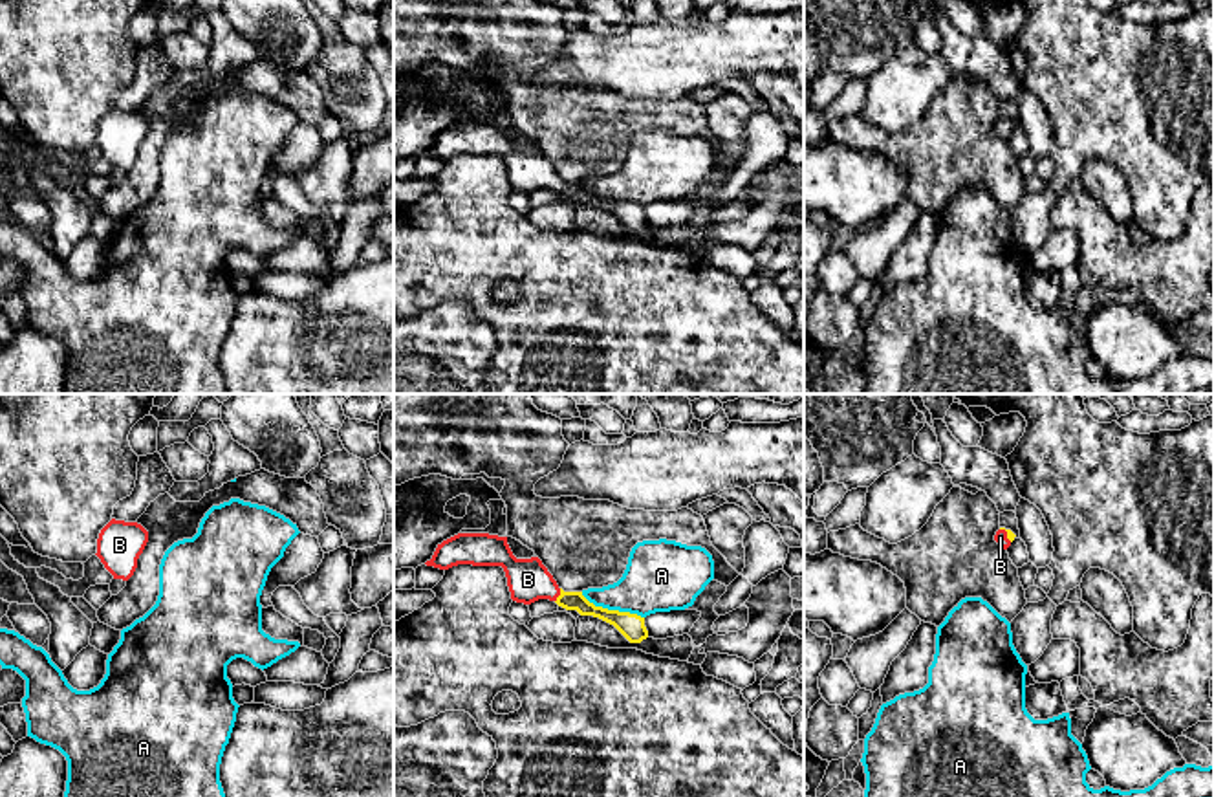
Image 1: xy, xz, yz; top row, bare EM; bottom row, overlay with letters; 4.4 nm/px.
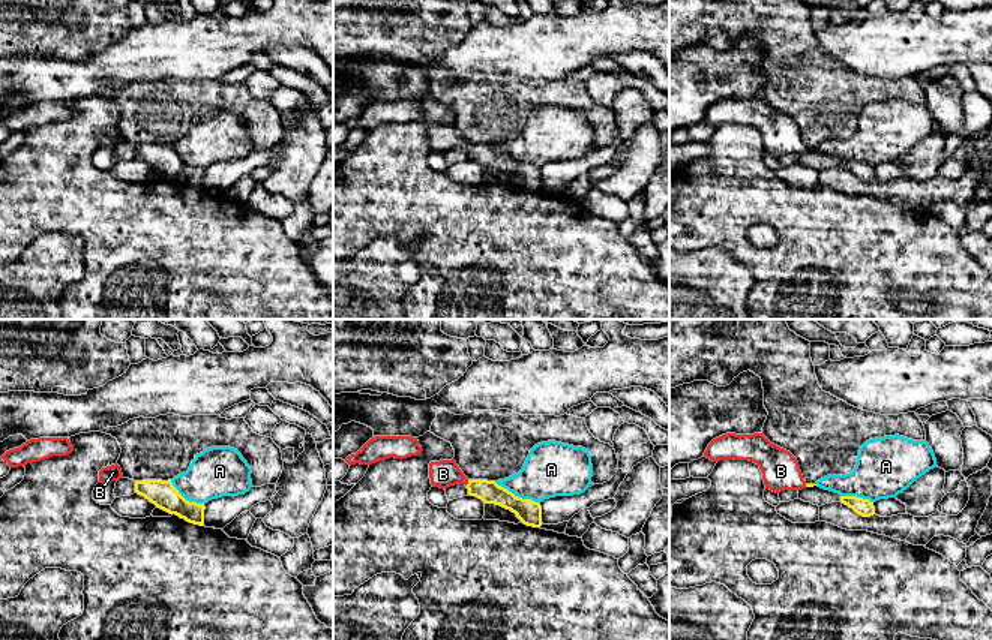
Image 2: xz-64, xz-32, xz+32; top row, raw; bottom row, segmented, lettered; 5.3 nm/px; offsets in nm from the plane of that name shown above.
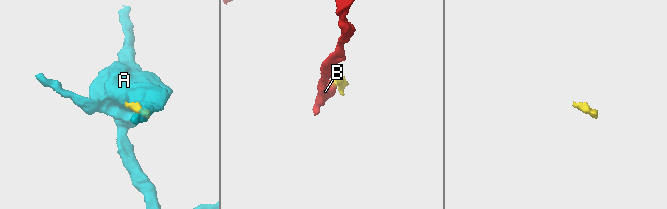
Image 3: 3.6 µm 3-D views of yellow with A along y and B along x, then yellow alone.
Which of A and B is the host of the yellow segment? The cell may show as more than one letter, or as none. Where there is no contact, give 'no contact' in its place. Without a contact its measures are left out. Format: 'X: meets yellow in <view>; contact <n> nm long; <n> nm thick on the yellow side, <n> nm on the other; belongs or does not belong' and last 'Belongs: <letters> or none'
A: meets yellow in xz; contact 300 nm long; 110 nm thick on the yellow side, 300 nm on the other; does not belong
B: meets yellow in xz; contact 70 nm long; 80 nm thick on the yellow side, 190 nm on the other; belongs
Belongs: B

